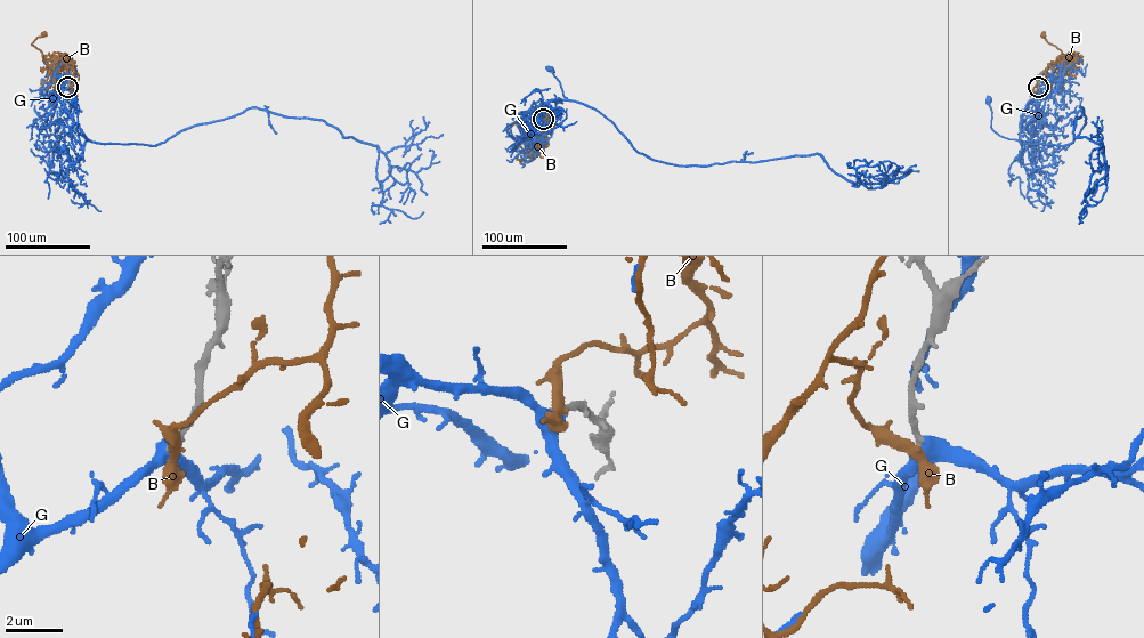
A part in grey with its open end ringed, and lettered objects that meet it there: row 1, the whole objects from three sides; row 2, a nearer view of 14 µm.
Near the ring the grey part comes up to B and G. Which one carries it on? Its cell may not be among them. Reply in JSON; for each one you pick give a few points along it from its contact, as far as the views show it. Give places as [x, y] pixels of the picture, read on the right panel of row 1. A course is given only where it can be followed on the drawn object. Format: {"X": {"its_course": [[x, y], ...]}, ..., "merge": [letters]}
{"G": {"its_course": [[1038, 87], [1021, 119], [1019, 140], [1001, 136], [992, 129], [989, 99]]}, "merge": ["G"]}

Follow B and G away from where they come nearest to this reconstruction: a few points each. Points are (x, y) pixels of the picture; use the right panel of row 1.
B: (1038, 87), (1038, 78), (1047, 65), (1062, 54), (1069, 61), (1043, 34)
G: (1038, 87), (1021, 119), (1019, 140), (1001, 136), (992, 129), (989, 99)

